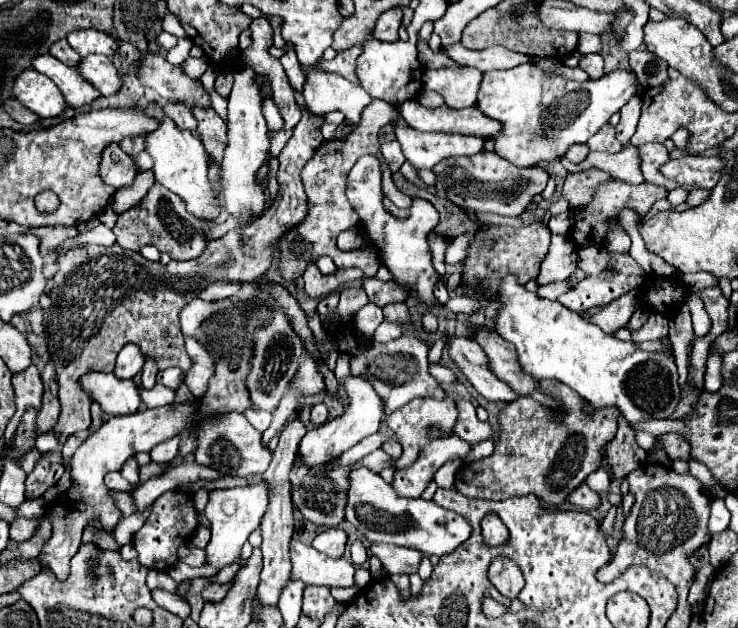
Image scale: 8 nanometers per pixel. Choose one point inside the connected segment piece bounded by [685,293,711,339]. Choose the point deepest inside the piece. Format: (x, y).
(701, 323)

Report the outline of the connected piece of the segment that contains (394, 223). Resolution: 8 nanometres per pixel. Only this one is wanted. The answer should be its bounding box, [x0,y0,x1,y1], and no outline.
[347,155,439,307]

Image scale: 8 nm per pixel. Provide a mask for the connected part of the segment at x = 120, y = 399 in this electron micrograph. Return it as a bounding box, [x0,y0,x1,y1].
[81,373,141,415]

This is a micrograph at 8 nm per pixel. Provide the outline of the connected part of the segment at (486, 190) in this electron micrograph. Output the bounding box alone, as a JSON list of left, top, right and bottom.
[433,151,549,217]

